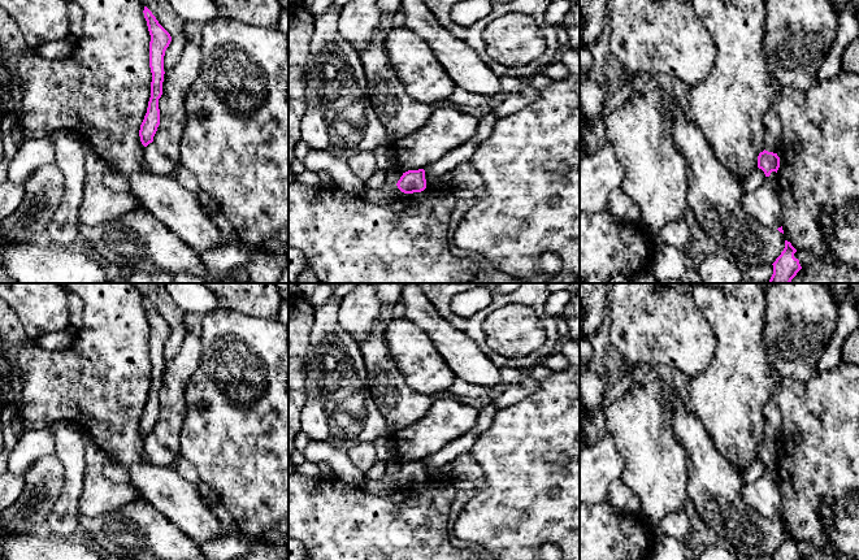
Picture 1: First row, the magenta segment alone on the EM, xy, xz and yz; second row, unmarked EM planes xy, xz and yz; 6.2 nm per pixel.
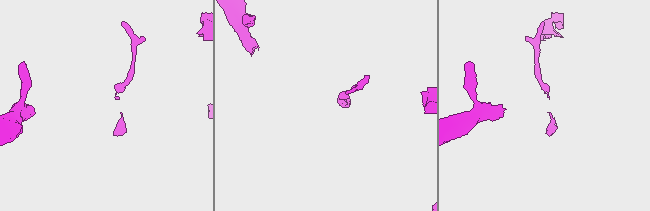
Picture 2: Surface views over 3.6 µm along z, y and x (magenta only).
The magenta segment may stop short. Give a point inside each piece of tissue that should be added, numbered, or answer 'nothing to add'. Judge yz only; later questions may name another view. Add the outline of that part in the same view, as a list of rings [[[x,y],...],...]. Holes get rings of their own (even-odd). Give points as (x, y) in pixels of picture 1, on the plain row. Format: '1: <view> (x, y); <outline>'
1: yz (763, 495); [[[776,463],[765,468],[764,474],[755,482],[745,482],[742,499],[762,516],[777,521],[782,517],[780,476]]]

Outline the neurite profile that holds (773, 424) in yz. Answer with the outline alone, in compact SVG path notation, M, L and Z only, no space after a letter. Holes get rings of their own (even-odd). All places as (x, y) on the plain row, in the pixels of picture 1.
M771 401L764 408L765 427L764 440L776 444L782 437L782 420L780 408Z

